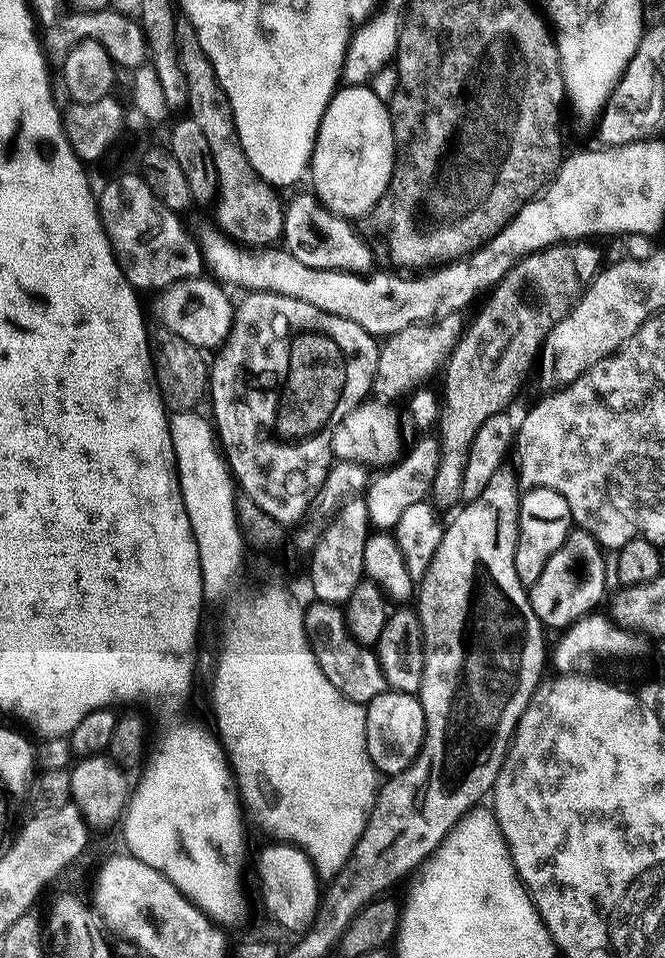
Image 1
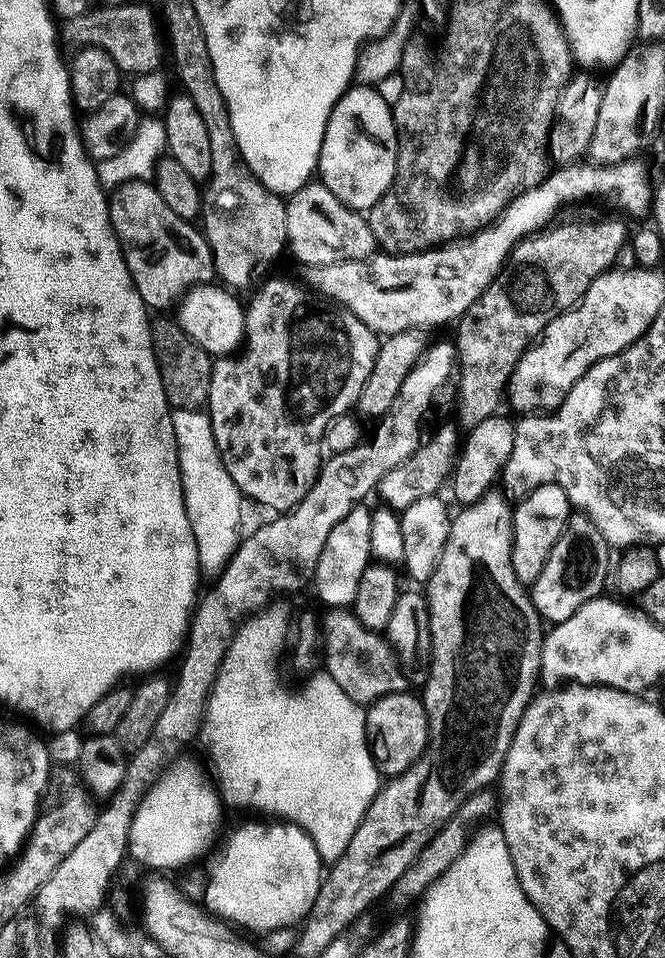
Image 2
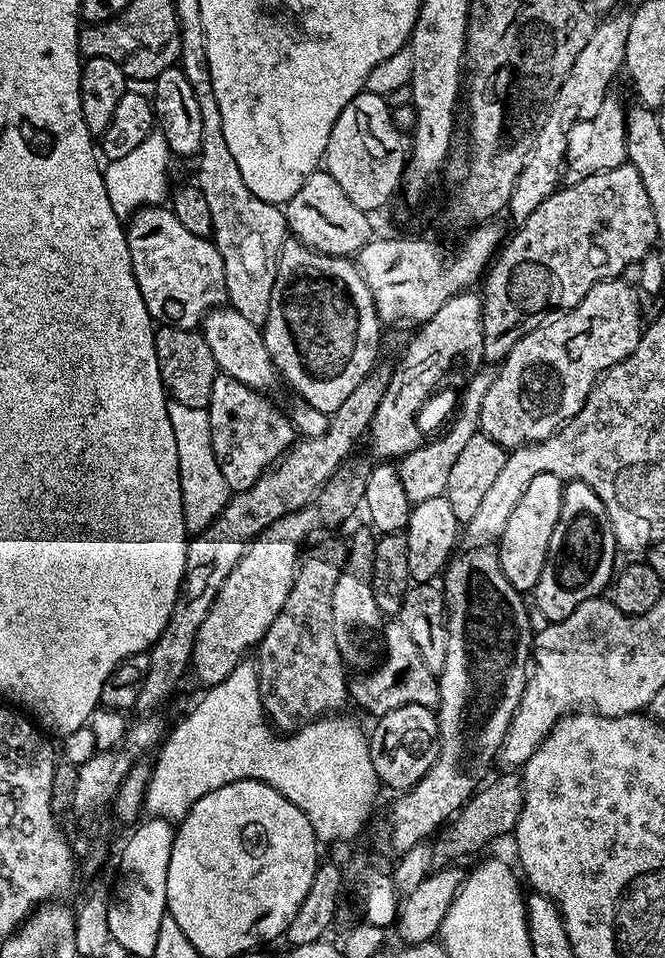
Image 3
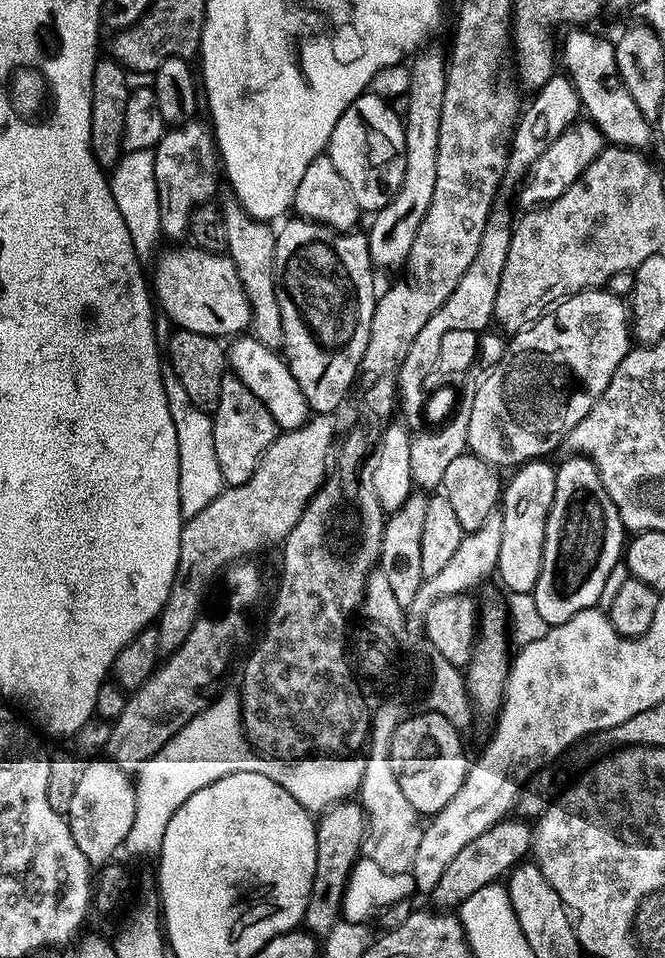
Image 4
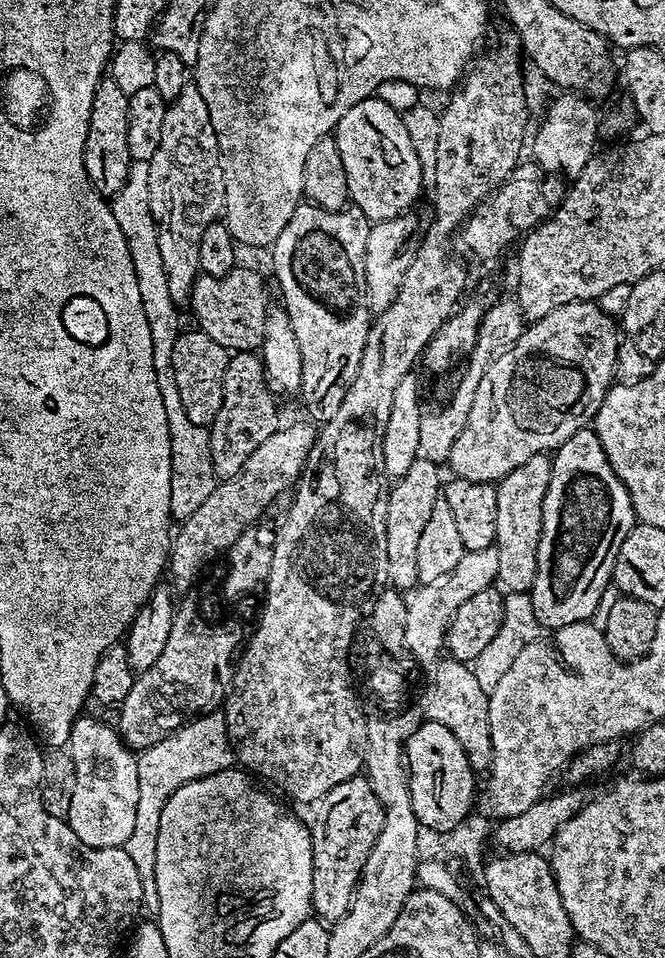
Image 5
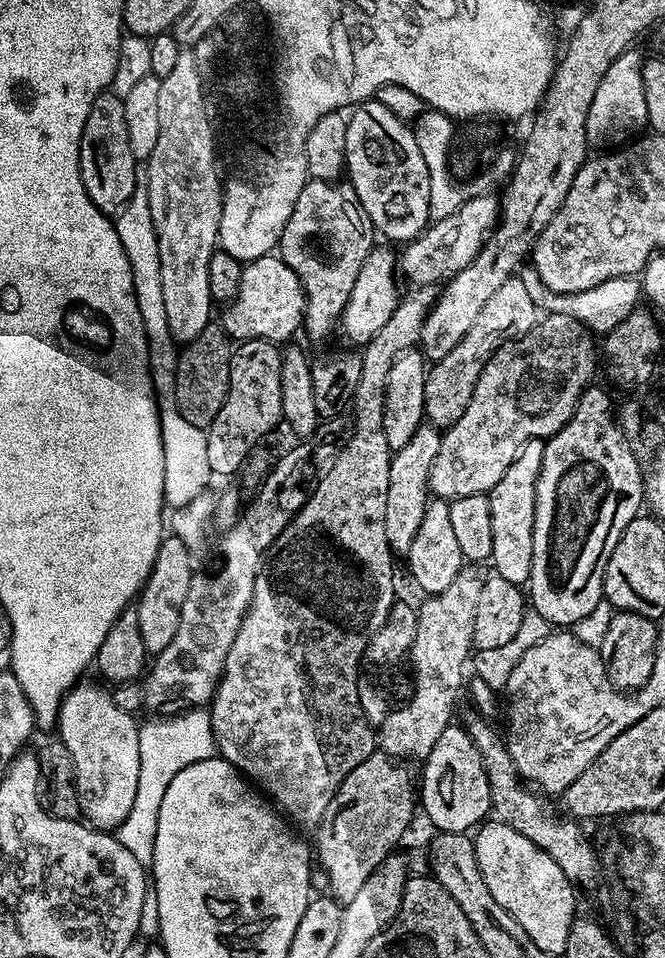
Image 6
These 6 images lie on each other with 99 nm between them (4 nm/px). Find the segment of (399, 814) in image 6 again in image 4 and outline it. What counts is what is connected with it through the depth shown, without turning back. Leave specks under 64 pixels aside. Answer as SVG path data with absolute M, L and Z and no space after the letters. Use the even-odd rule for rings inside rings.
M355 799L341 800L338 804L331 804L319 813L316 820L316 869L314 882L310 890L310 898L306 902L303 925L315 936L326 936L330 929L339 921L343 906L343 894L347 888L348 875L351 874L357 857L361 855L361 844L365 835L365 814Z

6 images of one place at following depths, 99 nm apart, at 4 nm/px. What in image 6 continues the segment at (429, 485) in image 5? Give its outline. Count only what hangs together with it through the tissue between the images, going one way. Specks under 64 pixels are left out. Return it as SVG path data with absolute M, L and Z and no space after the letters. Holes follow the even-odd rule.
M425 422L418 430L414 430L414 438L410 438L406 446L393 451L390 462L390 486L386 486L386 542L392 547L393 553L406 554L410 546L414 546L414 534L418 534L418 526L422 526L422 514L426 514L426 506L430 499L428 479L430 470L438 458L441 435L441 429Z

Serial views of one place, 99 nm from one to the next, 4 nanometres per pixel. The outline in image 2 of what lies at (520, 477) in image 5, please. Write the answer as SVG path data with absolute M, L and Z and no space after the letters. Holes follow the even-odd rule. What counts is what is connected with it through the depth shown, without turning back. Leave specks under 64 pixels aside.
M556 484L538 486L515 505L512 513L512 566L520 584L535 584L538 574L542 574L542 566L546 566L546 558L550 558L550 550L554 550L554 542L558 542L568 527L569 515L568 495Z

